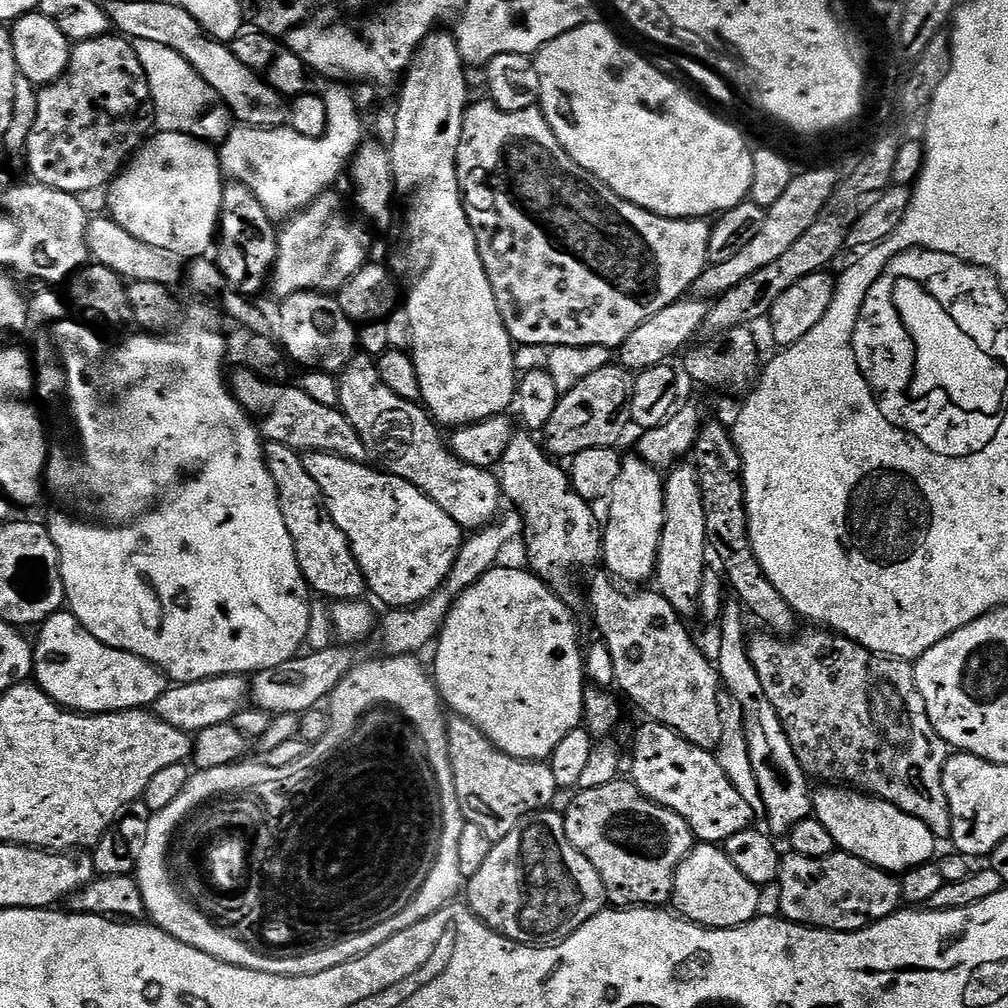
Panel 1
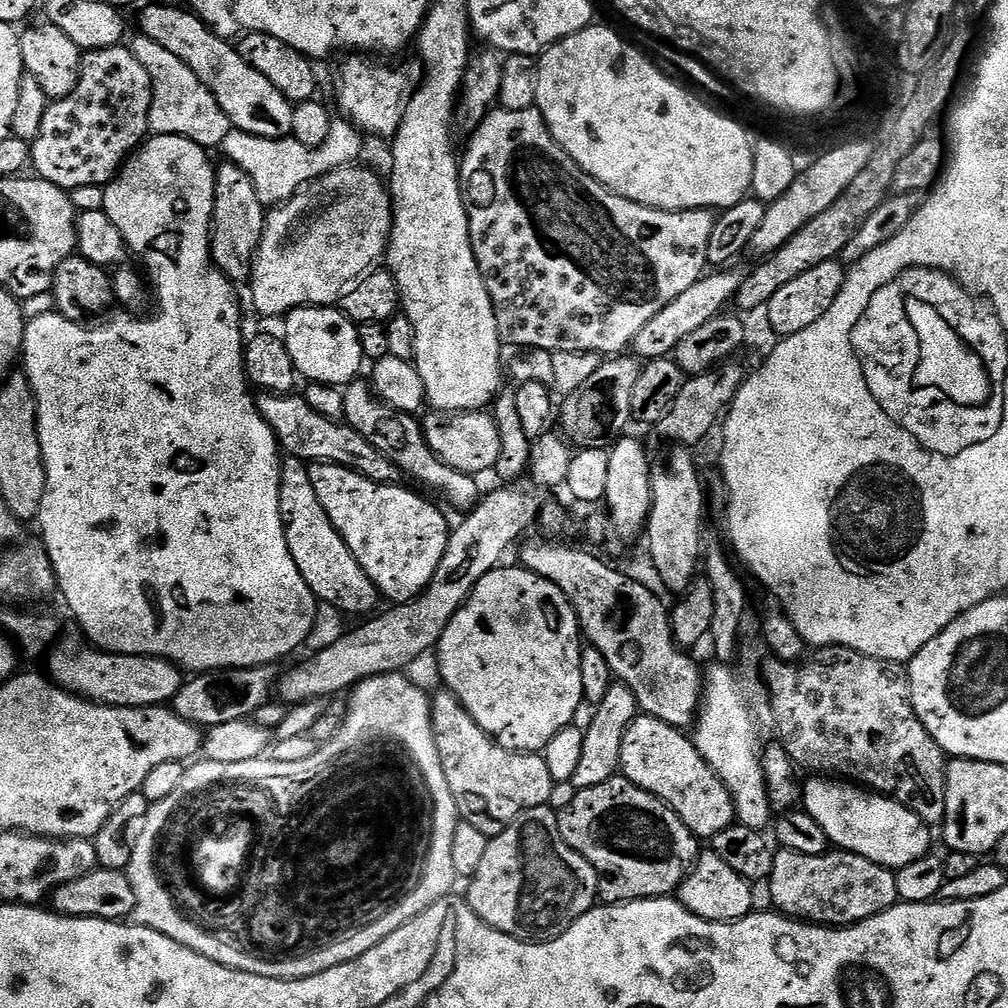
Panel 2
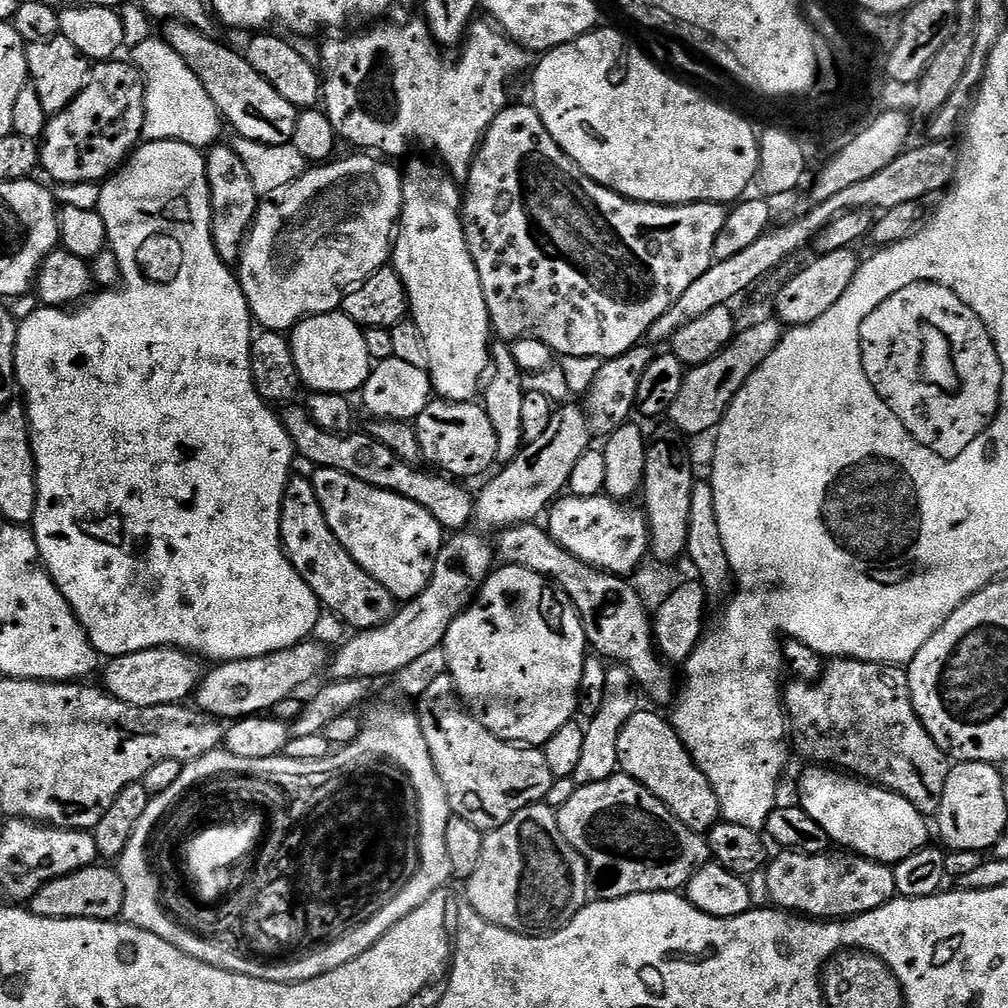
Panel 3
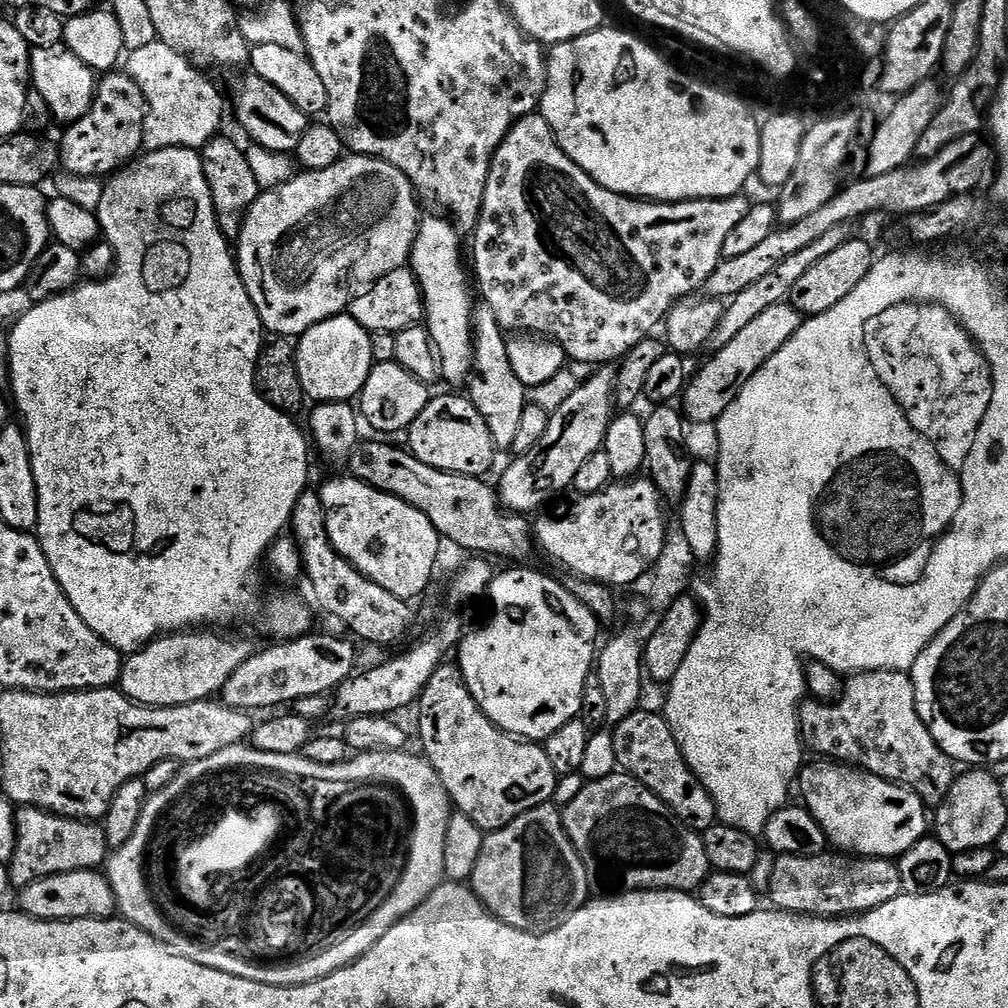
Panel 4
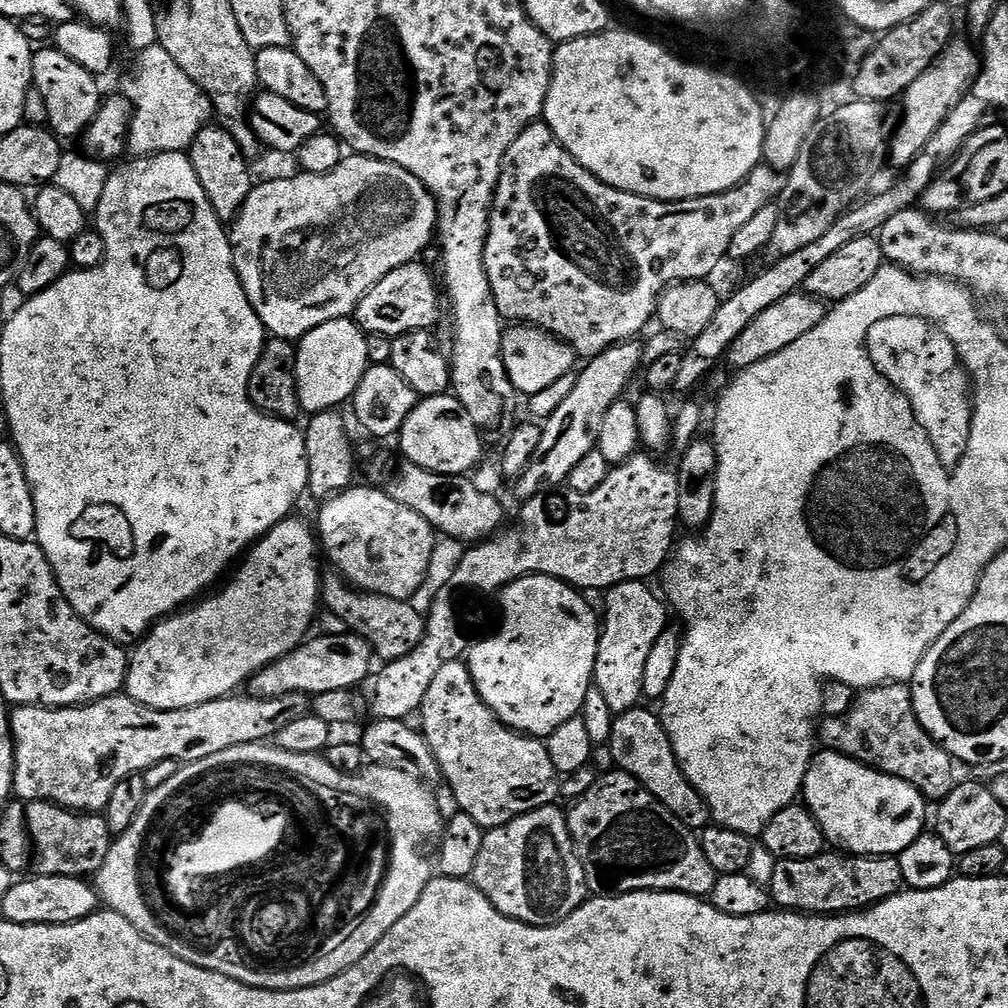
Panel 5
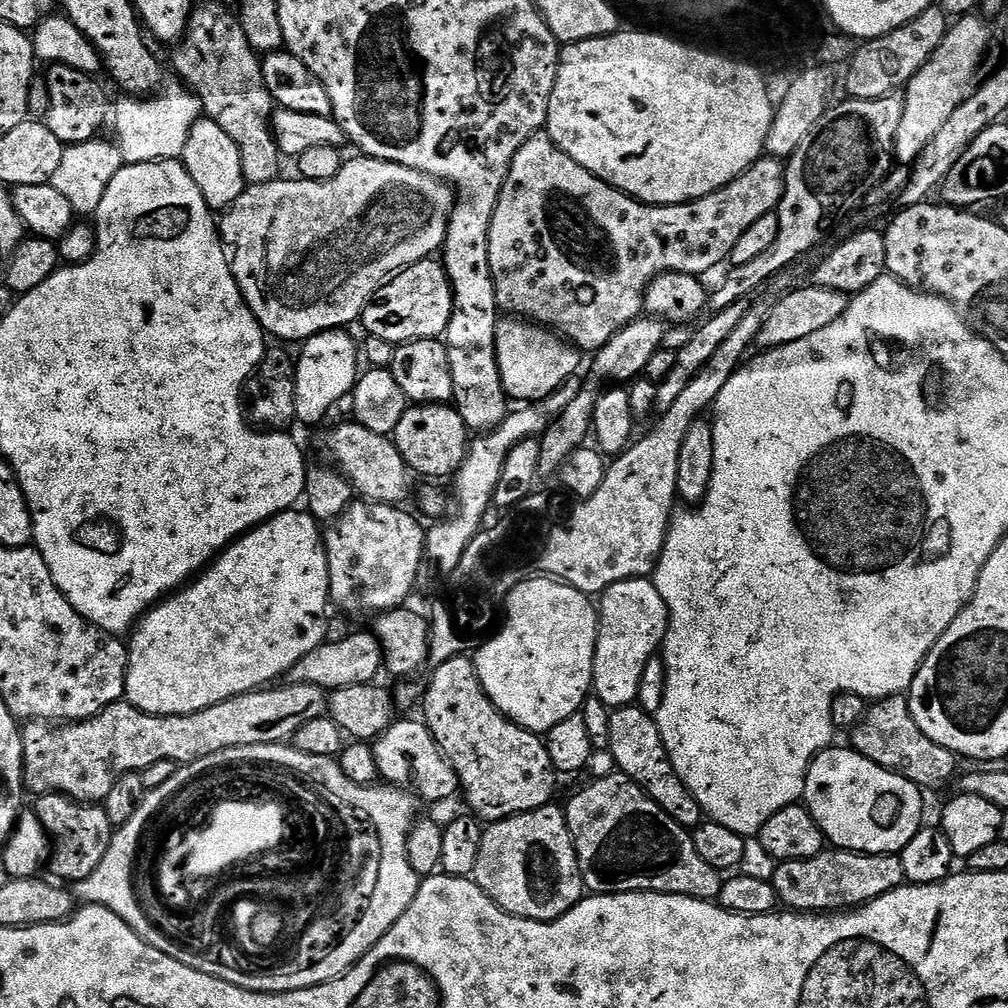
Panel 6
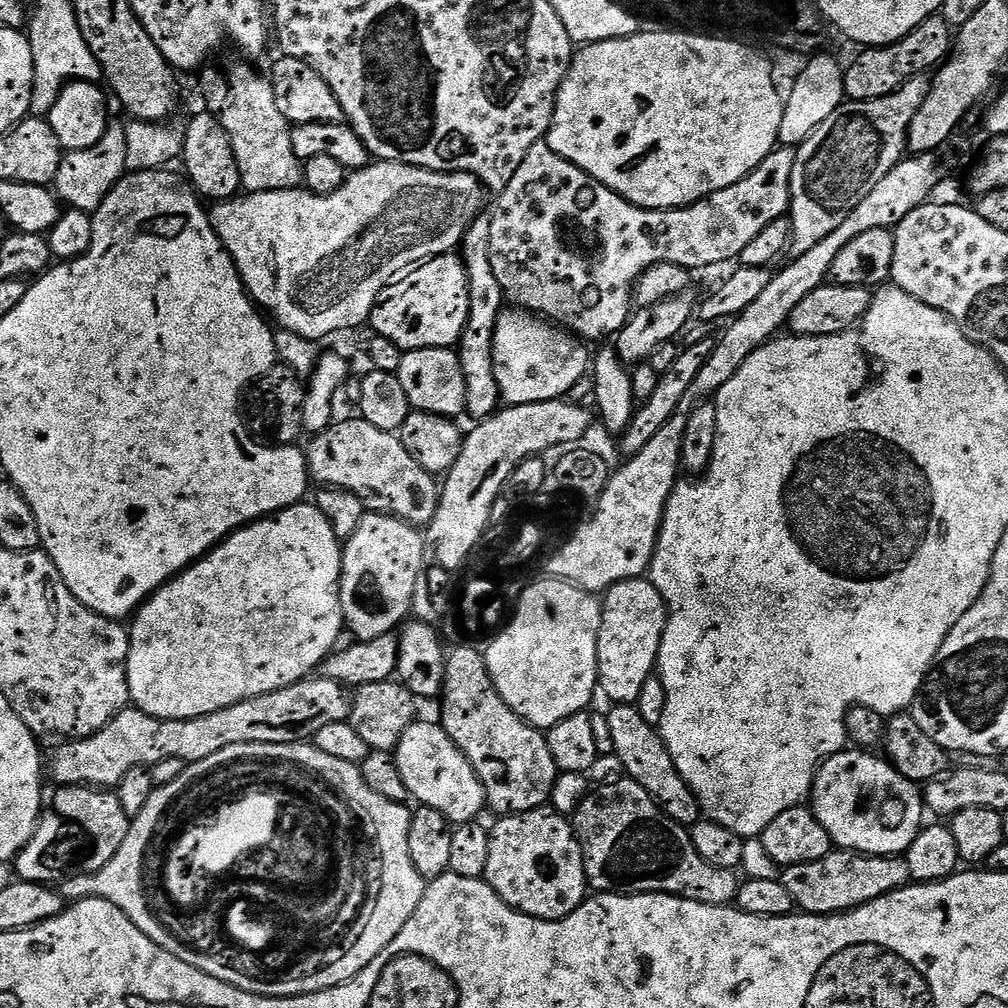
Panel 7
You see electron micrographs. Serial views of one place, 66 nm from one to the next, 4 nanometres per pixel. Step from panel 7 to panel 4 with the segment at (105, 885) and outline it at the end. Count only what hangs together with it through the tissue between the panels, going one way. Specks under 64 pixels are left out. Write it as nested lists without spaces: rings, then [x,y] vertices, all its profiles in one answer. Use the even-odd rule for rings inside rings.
[[[242,743],[236,745],[234,752],[233,749],[227,748],[210,758],[199,761],[199,763],[189,763],[186,770],[181,771],[180,775],[176,777],[176,783],[171,784],[169,788],[163,788],[158,794],[160,800],[170,798],[170,794],[177,793],[180,786],[188,784],[190,777],[197,777],[200,770],[215,769],[232,759],[242,762],[245,769],[282,770],[286,774],[298,774],[298,778],[316,776],[337,780],[337,782],[381,783],[399,789],[410,805],[408,861],[404,867],[402,878],[390,894],[390,898],[386,898],[386,902],[382,902],[382,906],[378,906],[378,910],[374,910],[374,914],[370,918],[366,918],[366,922],[358,925],[350,934],[350,938],[338,942],[338,946],[329,950],[328,953],[324,953],[324,956],[306,958],[305,964],[293,964],[291,968],[255,969],[249,965],[240,964],[240,960],[232,959],[223,953],[213,953],[205,947],[195,948],[193,944],[188,944],[188,941],[180,939],[170,931],[165,920],[160,920],[156,916],[157,911],[152,895],[140,877],[142,849],[145,848],[145,839],[148,836],[149,825],[152,824],[155,807],[150,802],[144,807],[142,822],[138,822],[138,830],[134,830],[134,838],[130,838],[130,842],[126,842],[126,846],[115,849],[106,864],[106,875],[116,894],[119,915],[128,923],[135,924],[143,932],[148,932],[155,940],[163,942],[167,948],[173,948],[175,952],[182,954],[182,958],[190,958],[190,962],[198,962],[198,966],[210,966],[210,970],[222,970],[222,974],[234,974],[238,978],[250,978],[250,982],[262,982],[266,986],[282,986],[283,988],[306,986],[310,982],[330,978],[330,974],[350,966],[355,960],[362,958],[370,950],[374,950],[374,946],[378,946],[378,942],[382,942],[382,938],[391,928],[402,918],[411,914],[418,906],[422,906],[428,895],[440,884],[445,883],[443,859],[446,853],[446,832],[448,820],[451,819],[454,808],[445,794],[442,780],[438,777],[432,764],[423,755],[417,754],[416,756],[410,753],[411,751],[408,750],[387,754],[365,752],[355,758],[345,760],[342,764],[322,766],[322,762],[310,762],[310,758],[306,758],[303,754],[266,754],[247,743]]]

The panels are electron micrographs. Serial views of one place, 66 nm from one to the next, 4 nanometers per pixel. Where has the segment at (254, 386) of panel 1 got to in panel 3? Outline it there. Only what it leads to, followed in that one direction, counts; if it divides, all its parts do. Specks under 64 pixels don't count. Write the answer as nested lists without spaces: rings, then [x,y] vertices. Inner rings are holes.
[[[288,406],[283,409],[284,429],[290,434],[292,445],[301,457],[312,463],[316,468],[333,468],[339,472],[350,474],[362,482],[387,492],[398,494],[402,498],[410,498],[410,502],[418,502],[437,520],[445,530],[464,530],[474,520],[474,496],[463,488],[463,483],[435,471],[419,472],[409,461],[398,458],[390,446],[382,446],[367,431],[353,431],[351,434],[327,432],[315,424],[314,418],[307,407]]]

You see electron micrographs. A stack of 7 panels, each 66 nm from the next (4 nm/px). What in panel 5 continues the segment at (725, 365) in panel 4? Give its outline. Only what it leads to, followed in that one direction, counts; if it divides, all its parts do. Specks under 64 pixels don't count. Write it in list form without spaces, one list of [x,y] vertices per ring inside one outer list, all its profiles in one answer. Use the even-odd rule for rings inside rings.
[[[803,291],[791,292],[786,298],[774,302],[774,306],[762,310],[762,314],[758,314],[758,318],[754,318],[754,322],[750,322],[750,326],[746,326],[746,330],[742,330],[742,334],[738,334],[738,338],[728,350],[726,363],[730,367],[736,368],[735,370],[754,366],[758,362],[786,350],[786,346],[790,346],[790,342],[798,342],[798,338],[802,338],[802,334],[810,334],[810,330],[814,330],[814,326],[818,326],[824,321],[825,315],[825,301],[817,300],[815,296],[807,295]]]

